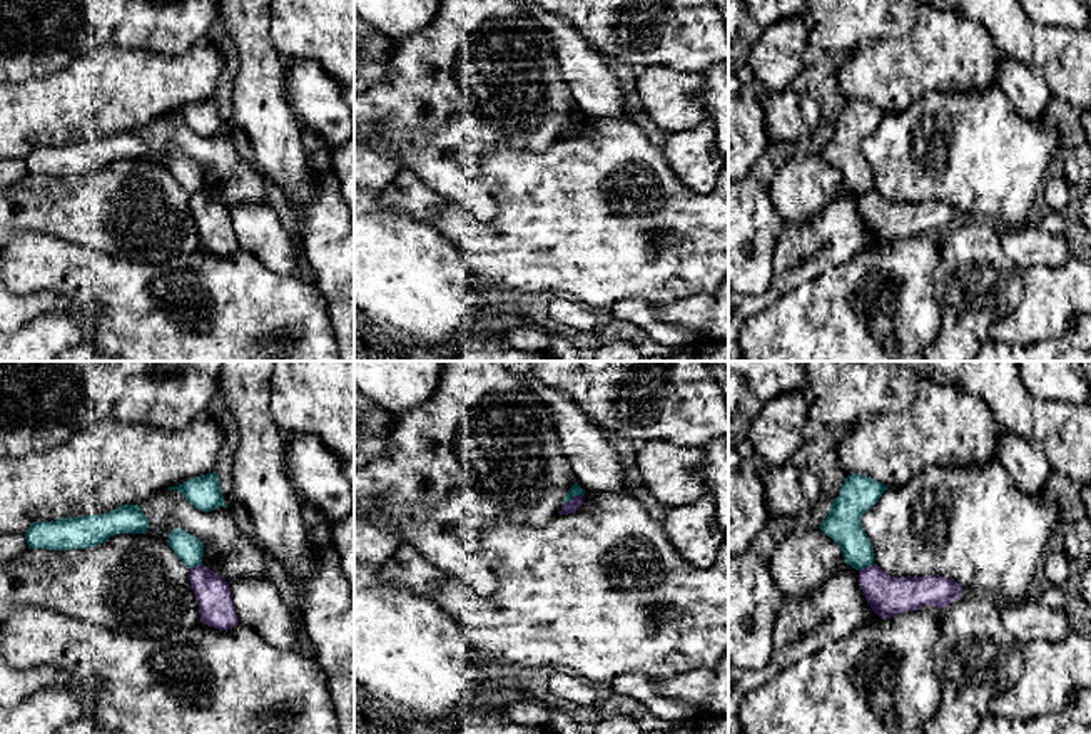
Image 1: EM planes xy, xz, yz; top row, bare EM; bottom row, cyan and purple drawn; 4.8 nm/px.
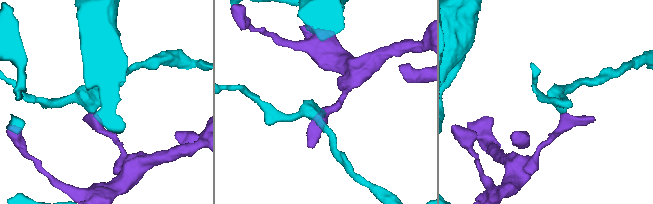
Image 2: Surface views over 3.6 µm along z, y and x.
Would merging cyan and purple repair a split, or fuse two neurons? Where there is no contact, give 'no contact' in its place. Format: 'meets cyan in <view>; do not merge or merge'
meets cyan in xz; do not merge

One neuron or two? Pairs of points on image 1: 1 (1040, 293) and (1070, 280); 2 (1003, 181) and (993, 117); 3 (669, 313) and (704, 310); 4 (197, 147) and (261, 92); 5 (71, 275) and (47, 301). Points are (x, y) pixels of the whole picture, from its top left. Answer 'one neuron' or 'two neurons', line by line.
1: one neuron
2: one neuron
3: one neuron
4: two neurons
5: two neurons

